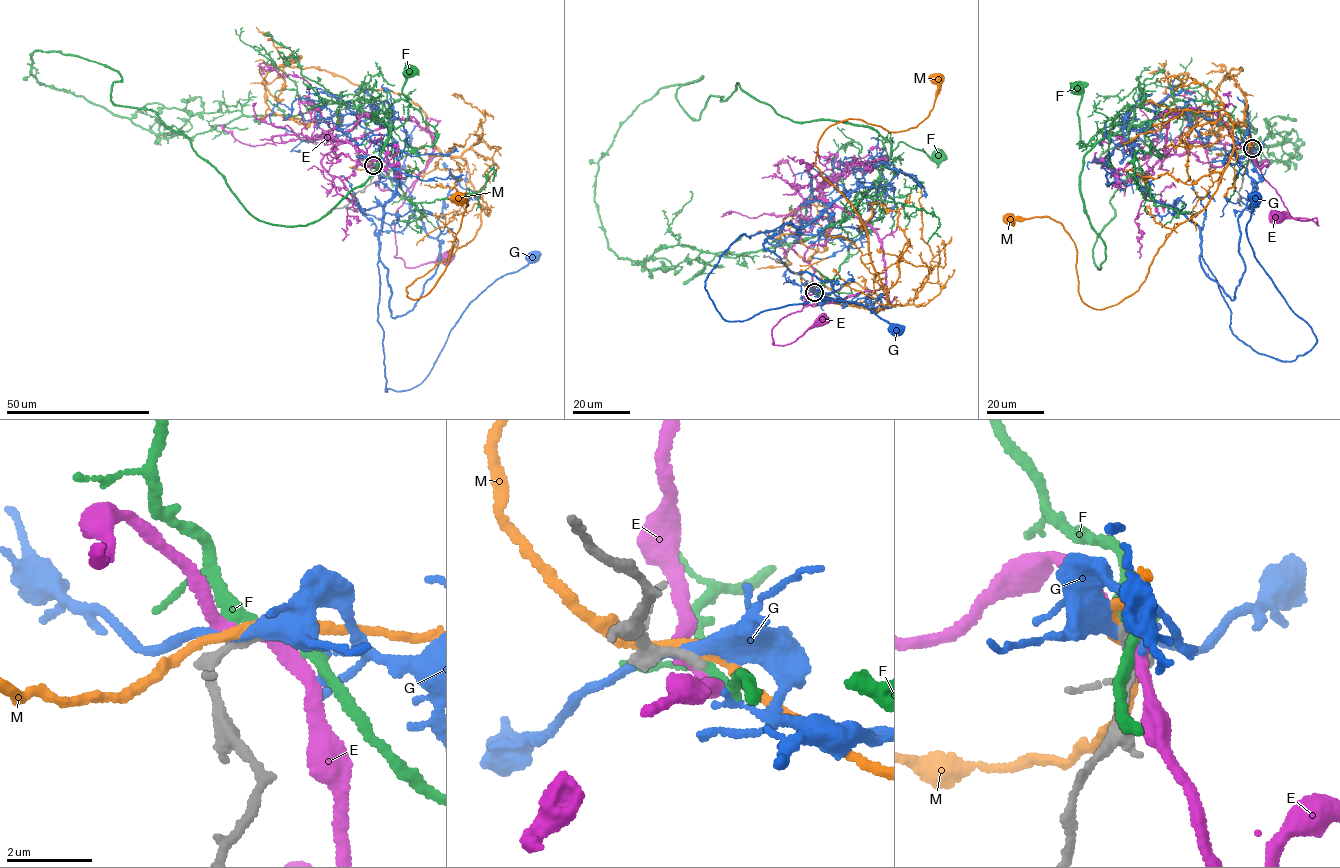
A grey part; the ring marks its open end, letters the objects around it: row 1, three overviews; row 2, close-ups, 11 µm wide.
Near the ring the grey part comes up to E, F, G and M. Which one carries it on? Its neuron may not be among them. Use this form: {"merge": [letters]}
{"merge": []}

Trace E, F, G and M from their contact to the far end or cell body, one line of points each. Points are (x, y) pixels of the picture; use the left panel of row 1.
E: (373, 165), (382, 189), (403, 195), (413, 187), (395, 213), (394, 256), (409, 268), (448, 259)
F: (373, 165), (356, 97), (364, 100), (359, 109), (397, 128), (407, 117), (402, 88), (409, 71)
G: (372, 166), (440, 242), (405, 314), (391, 316), (378, 263), (385, 391), (421, 383), (471, 302), (533, 256)
M: (372, 165), (421, 176), (459, 156), (477, 197), (473, 239), (406, 287), (412, 299), (448, 261), (460, 199)

